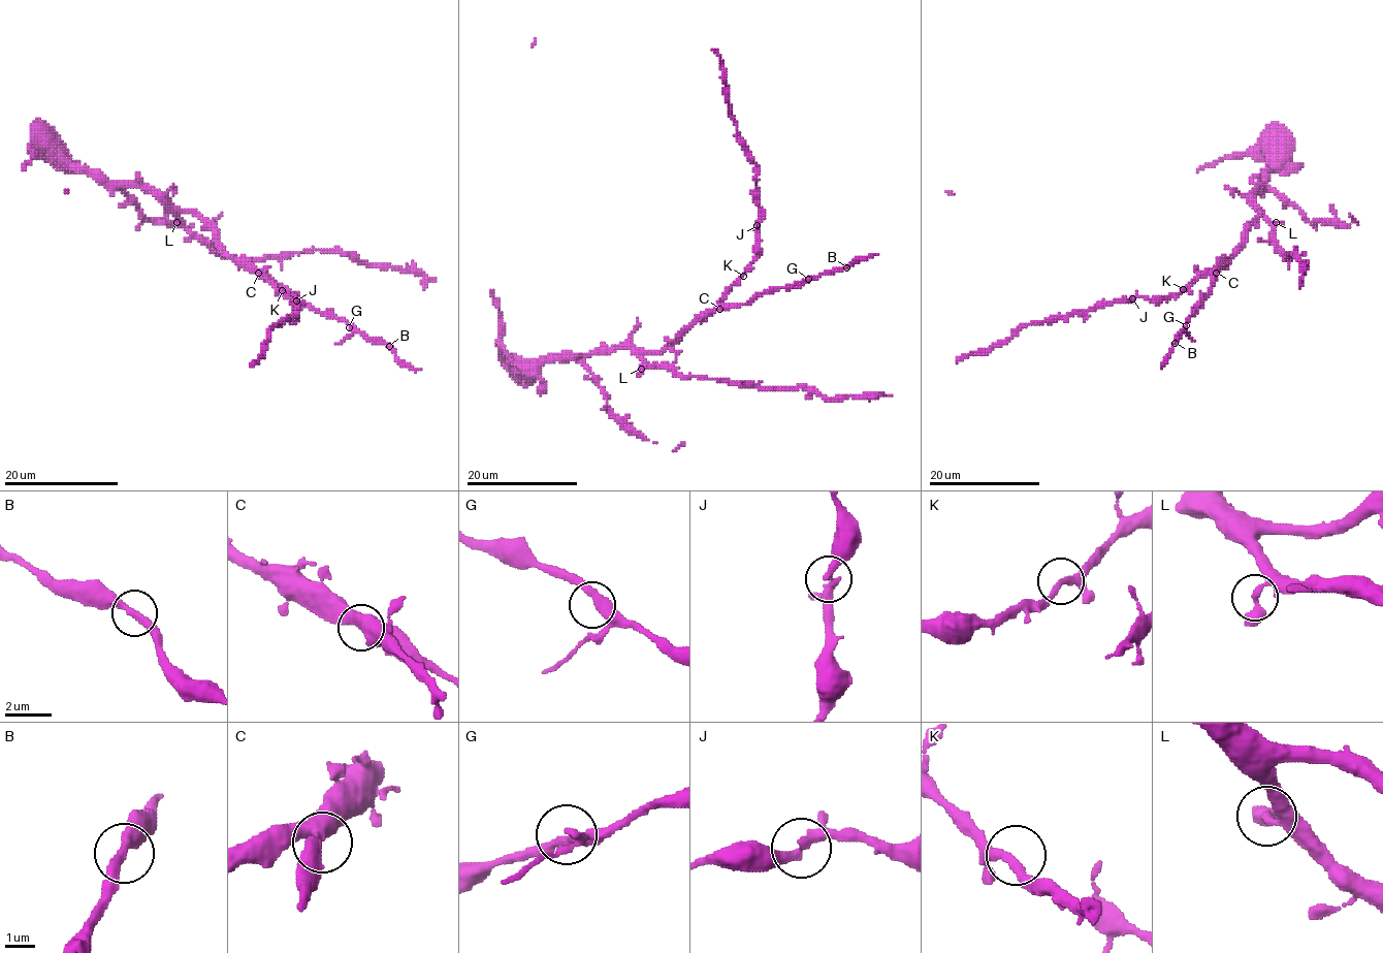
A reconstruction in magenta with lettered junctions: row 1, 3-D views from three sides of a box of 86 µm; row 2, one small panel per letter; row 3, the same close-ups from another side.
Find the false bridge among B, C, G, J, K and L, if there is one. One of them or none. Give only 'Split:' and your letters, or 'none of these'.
Split: none of these

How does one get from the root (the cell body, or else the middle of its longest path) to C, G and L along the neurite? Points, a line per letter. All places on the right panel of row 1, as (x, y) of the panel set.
C: (1182, 290), (1198, 277), (1216, 273)
G: (1182, 290), (1198, 277), (1213, 273), (1212, 289), (1199, 302), (1186, 325)
L: (1182, 290), (1226, 260), (1261, 212), (1276, 222)

